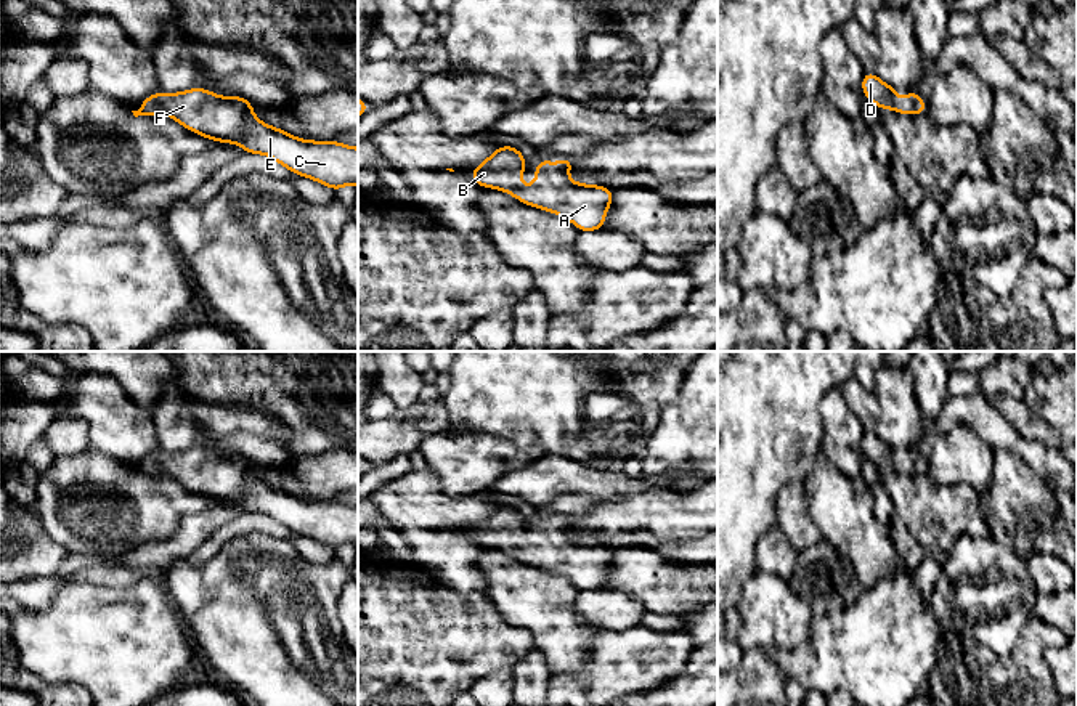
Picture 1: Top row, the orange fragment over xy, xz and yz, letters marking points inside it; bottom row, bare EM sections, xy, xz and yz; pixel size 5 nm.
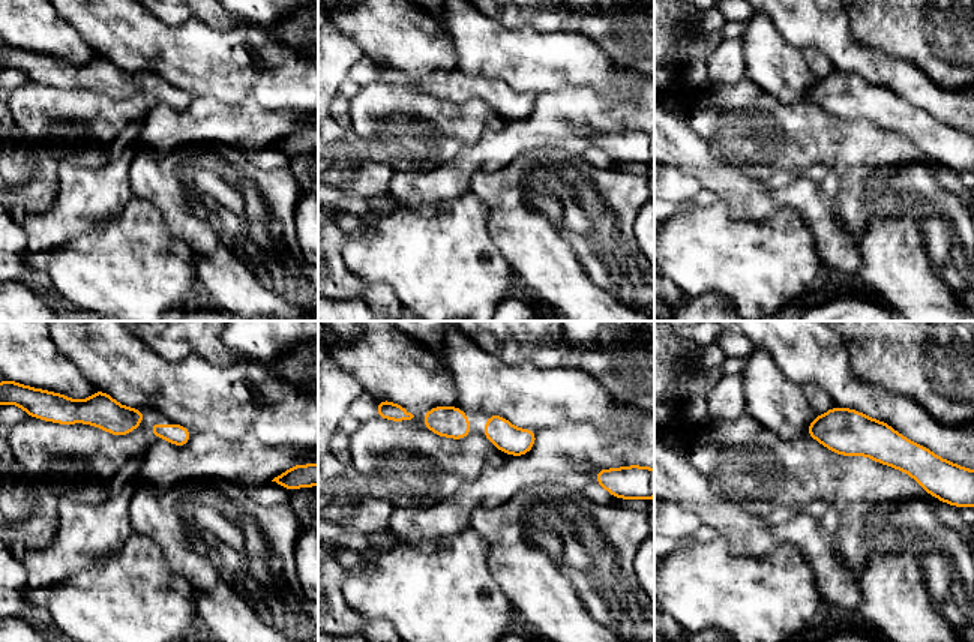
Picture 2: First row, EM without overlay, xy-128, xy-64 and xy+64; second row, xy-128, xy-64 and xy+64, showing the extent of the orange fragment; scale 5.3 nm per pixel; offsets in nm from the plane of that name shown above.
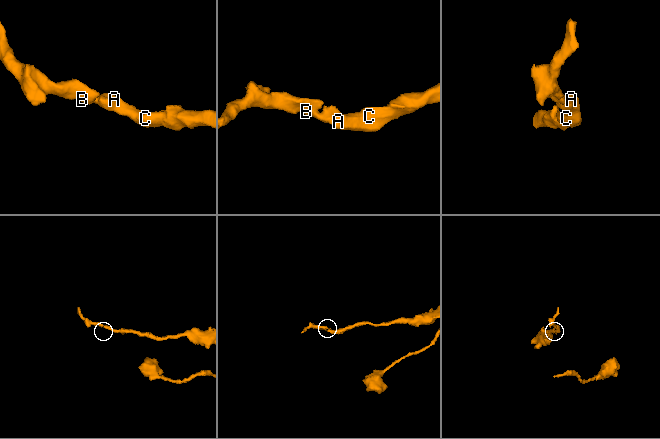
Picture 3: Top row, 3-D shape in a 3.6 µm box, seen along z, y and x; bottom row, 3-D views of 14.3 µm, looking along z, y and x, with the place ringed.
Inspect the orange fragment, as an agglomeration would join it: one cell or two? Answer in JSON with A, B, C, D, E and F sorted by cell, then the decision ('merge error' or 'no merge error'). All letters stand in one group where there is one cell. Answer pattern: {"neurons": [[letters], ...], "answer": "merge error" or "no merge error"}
{"neurons": [["A", "B", "C", "D", "E", "F"]], "answer": "no merge error"}

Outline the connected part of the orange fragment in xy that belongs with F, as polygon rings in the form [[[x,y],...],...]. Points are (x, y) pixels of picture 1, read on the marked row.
[[[197,87],[181,93],[152,93],[132,112],[135,117],[167,114],[201,136],[265,154],[292,173],[339,193],[347,183],[358,188],[358,148],[295,138],[258,120],[252,108],[242,96],[226,98]]]

